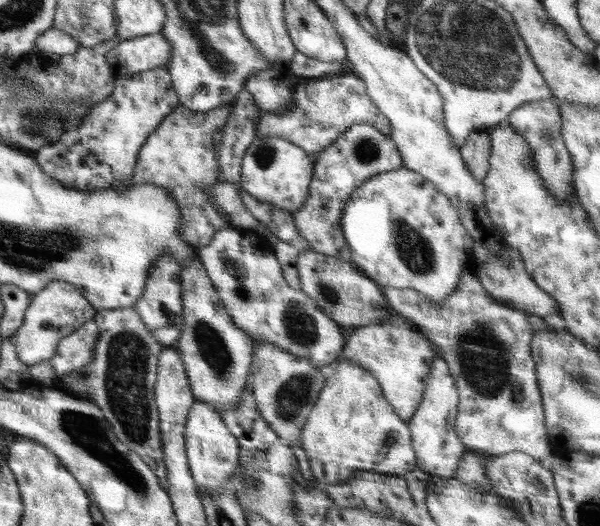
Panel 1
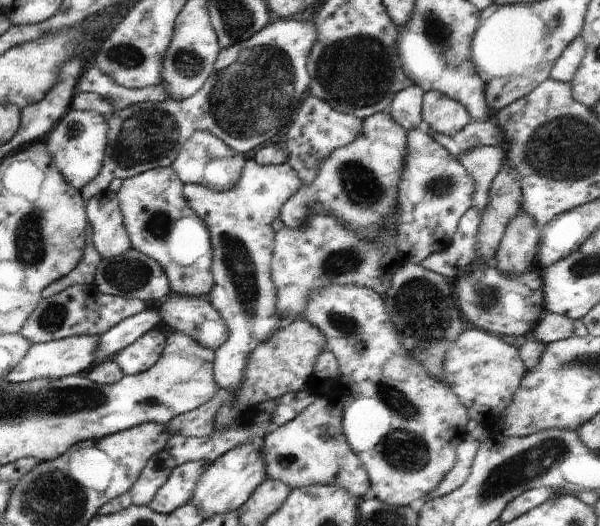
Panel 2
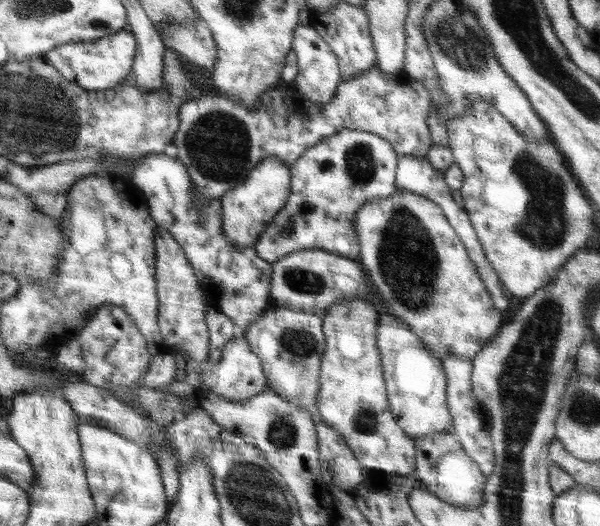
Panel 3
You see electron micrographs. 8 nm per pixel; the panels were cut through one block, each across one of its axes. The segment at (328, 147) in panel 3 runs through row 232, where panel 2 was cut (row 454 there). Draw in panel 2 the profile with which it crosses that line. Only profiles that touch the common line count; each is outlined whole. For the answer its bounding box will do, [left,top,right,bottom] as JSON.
[260,396,369,500]

